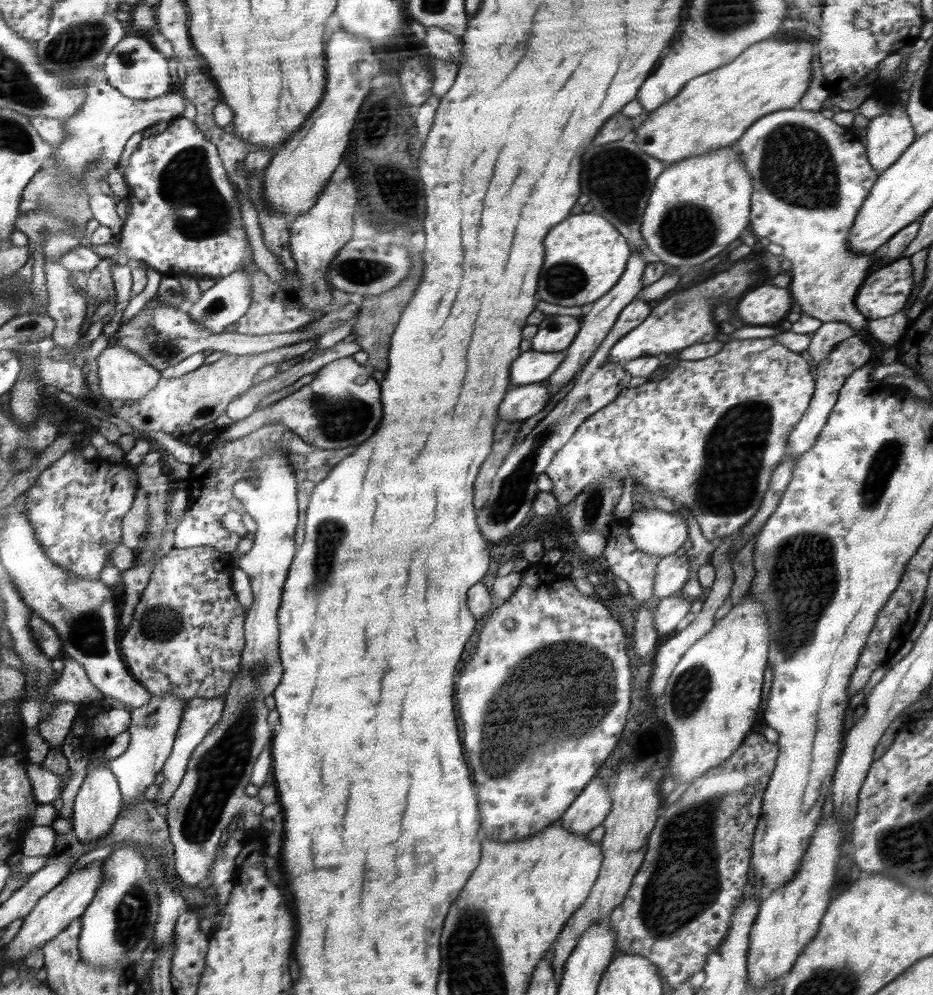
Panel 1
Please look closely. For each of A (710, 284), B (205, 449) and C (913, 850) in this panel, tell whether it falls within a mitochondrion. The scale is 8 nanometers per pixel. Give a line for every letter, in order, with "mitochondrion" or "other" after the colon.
A: other
B: other
C: mitochondrion

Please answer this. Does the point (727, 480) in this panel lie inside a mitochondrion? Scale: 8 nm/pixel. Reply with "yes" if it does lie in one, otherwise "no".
yes

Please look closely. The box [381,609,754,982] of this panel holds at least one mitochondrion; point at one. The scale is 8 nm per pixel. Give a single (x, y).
(556, 670)

